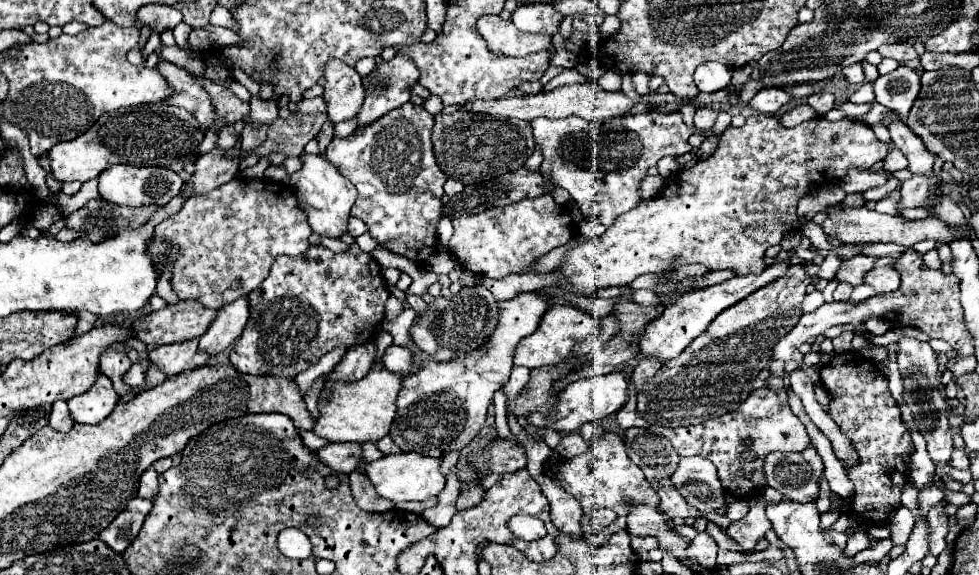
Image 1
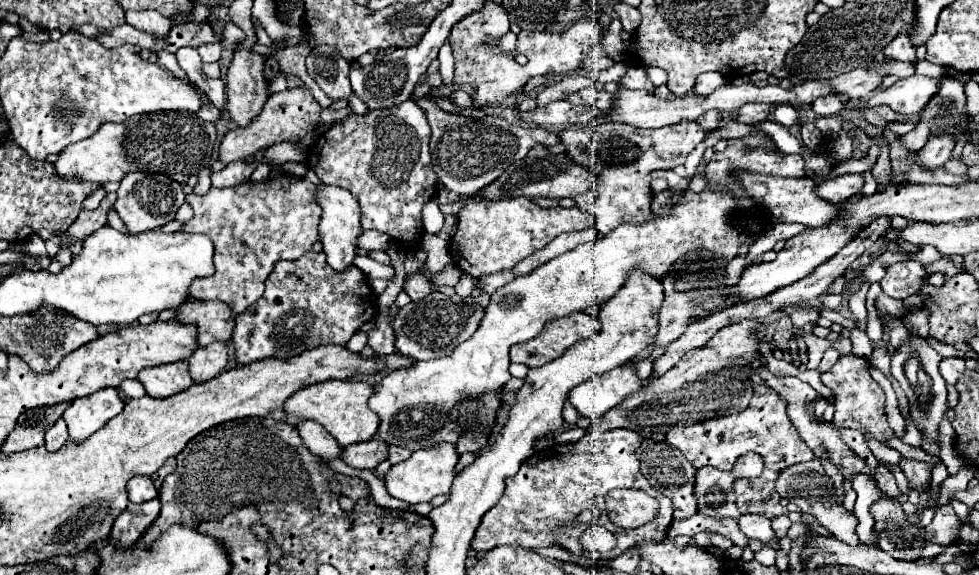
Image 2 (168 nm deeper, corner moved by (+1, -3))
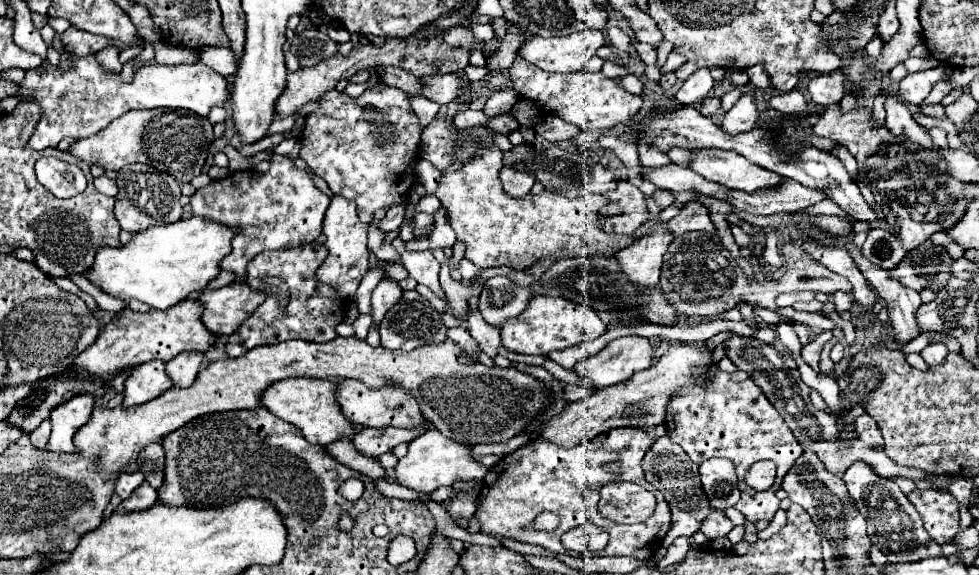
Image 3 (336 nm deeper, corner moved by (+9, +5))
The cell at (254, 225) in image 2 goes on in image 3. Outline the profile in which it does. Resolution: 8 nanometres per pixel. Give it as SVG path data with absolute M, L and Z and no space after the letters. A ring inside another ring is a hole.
M274 154L266 174L254 170L234 172L200 188L190 198L190 204L194 216L242 228L232 240L232 252L220 266L222 270L234 272L240 280L246 280L246 266L256 254L264 250L290 250L314 242L322 234L322 220L330 198L322 194L312 178L304 170L298 170L290 158Z

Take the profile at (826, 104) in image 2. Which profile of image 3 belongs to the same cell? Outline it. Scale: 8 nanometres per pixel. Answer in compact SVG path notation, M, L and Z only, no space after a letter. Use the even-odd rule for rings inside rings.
M834 70L830 74L814 74L808 82L808 92L812 100L820 106L830 106L842 100L846 94L844 90L846 76L840 70Z

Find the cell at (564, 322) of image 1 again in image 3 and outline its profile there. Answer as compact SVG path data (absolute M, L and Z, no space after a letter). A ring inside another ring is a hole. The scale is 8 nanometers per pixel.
M538 294L530 298L530 304L526 306L526 312L522 312L522 316L508 320L500 328L502 346L506 350L518 354L540 354L540 356L546 356L552 350L564 350L568 346L594 340L604 332L606 332L606 324L598 318L598 314L592 308L574 304L572 300L566 298L550 298Z

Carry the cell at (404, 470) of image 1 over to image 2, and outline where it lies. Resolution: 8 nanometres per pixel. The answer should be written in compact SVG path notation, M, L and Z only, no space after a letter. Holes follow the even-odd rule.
M440 444L438 448L430 448L430 450L416 450L408 460L394 464L390 472L386 472L384 476L386 490L392 498L404 500L408 504L430 502L434 496L450 492L456 462L458 462L458 454L454 444Z

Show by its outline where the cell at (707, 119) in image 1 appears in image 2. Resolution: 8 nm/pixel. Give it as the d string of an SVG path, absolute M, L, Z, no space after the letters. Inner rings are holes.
M710 110L710 112L704 112L696 122L698 122L702 128L706 128L706 130L714 130L714 128L720 128L722 116L720 116L718 110Z

